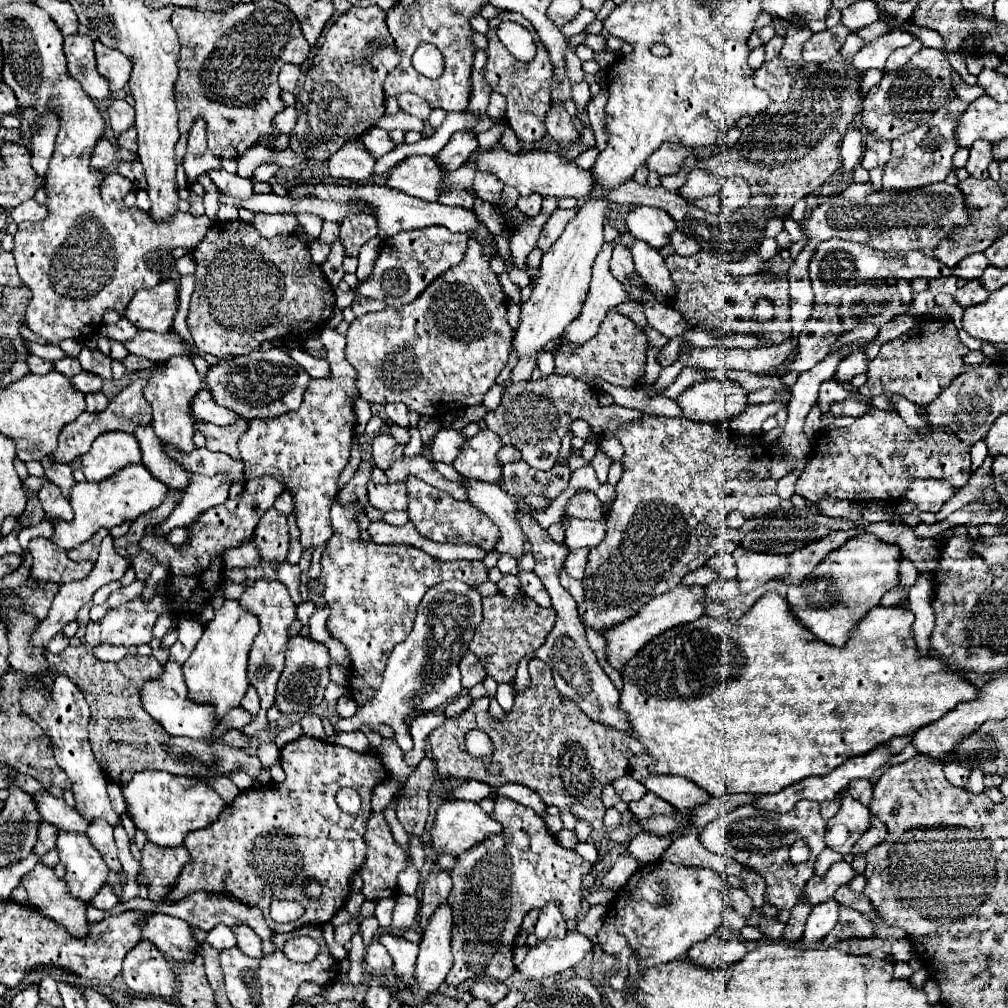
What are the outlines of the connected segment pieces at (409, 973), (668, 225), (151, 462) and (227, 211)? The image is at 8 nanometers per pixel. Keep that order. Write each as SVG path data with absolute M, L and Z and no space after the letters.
M383 934L379 942L389 950L391 958L395 960L395 972L407 980L407 986L415 986L415 956L419 952L419 944L407 942L403 936L397 934Z
M637 206L627 214L625 222L635 238L647 242L655 250L669 244L669 234L675 230L675 220L671 220L667 212L651 206Z
M137 428L135 436L141 444L141 452L143 452L143 464L151 470L153 476L157 476L163 484L167 484L169 488L175 490L183 490L189 482L187 472L183 472L183 468L179 468L175 464L175 460L171 460L165 452L163 446L159 442L159 438L155 436L155 432L151 428Z
M221 204L218 210L218 221L235 221L239 218L238 209L234 206Z

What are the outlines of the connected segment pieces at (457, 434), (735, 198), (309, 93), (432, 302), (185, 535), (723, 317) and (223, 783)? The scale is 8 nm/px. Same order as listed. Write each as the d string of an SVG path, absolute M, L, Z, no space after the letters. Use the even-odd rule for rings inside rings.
M443 428L437 432L437 436L433 438L431 444L431 456L435 462L445 462L445 464L453 464L455 458L459 456L459 452L463 450L463 444L467 442L467 436L461 430L455 428Z
M723 178L723 188L721 188L721 216L729 216L733 210L747 206L751 196L751 188L745 182L745 178Z
M353 6L347 14L341 14L333 24L327 26L327 34L323 32L319 46L313 50L307 74L301 76L301 84L299 88L295 88L297 124L289 134L291 138L289 148L297 154L307 154L307 162L319 164L327 162L339 148L343 148L343 144L347 144L347 140L355 140L369 128L377 126L377 122L385 114L383 80L397 64L399 64L399 54L395 48L395 40L387 30L383 8Z
M469 238L463 262L449 268L439 280L433 280L411 304L393 312L387 312L385 308L351 322L345 354L359 372L357 388L363 400L371 404L403 402L407 410L429 418L455 414L463 408L477 406L483 400L485 392L495 384L495 378L507 364L513 336L507 322L509 302L501 290L499 276L491 270L489 262L491 258L483 252L483 246L475 238Z
M173 528L171 534L167 534L167 542L175 546L177 550L183 550L189 540L189 528Z
M697 252L695 256L689 256L689 258L681 258L681 256L667 256L665 258L667 262L667 268L671 272L671 278L677 286L677 296L673 300L673 308L677 308L693 326L703 326L703 328L709 328L711 332L715 332L717 336L729 336L733 332L745 332L745 334L755 334L755 336L765 336L765 338L771 338L775 344L787 340L789 336L789 310L787 310L787 304L789 304L789 292L787 292L787 278L785 276L776 276L773 274L753 274L753 276L731 276L725 268L723 268L723 262L719 262L719 256L711 254L711 252ZM759 298L767 298L771 300L775 306L777 306L777 314L775 314L775 320L771 326L755 326L755 328L749 328L747 324L739 324L741 320L749 320L753 316L753 306Z
M215 776L215 778L209 778L207 782L219 792L219 796L221 796L225 802L233 802L233 800L241 794L241 790L239 790L227 776Z

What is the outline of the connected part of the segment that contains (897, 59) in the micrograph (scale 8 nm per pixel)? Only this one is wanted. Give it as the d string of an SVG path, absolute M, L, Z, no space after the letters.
M913 38L913 42L909 44L909 46L905 46L905 48L897 48L889 58L887 58L887 64L885 64L885 70L889 72L889 70L897 70L897 68L901 68L915 52L919 52L923 48L923 42L919 40L919 38Z

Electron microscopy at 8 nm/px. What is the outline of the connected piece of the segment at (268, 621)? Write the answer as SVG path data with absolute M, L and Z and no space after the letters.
M269 578L253 580L253 586L249 586L241 594L239 602L241 602L243 608L253 612L261 622L261 630L255 636L253 648L249 652L247 676L249 676L249 684L253 684L257 688L257 694L261 698L261 710L269 710L269 706L275 700L277 680L279 680L279 676L285 668L285 650L287 650L287 644L289 644L289 628L297 620L295 602L291 600L289 590L281 580L269 580Z

